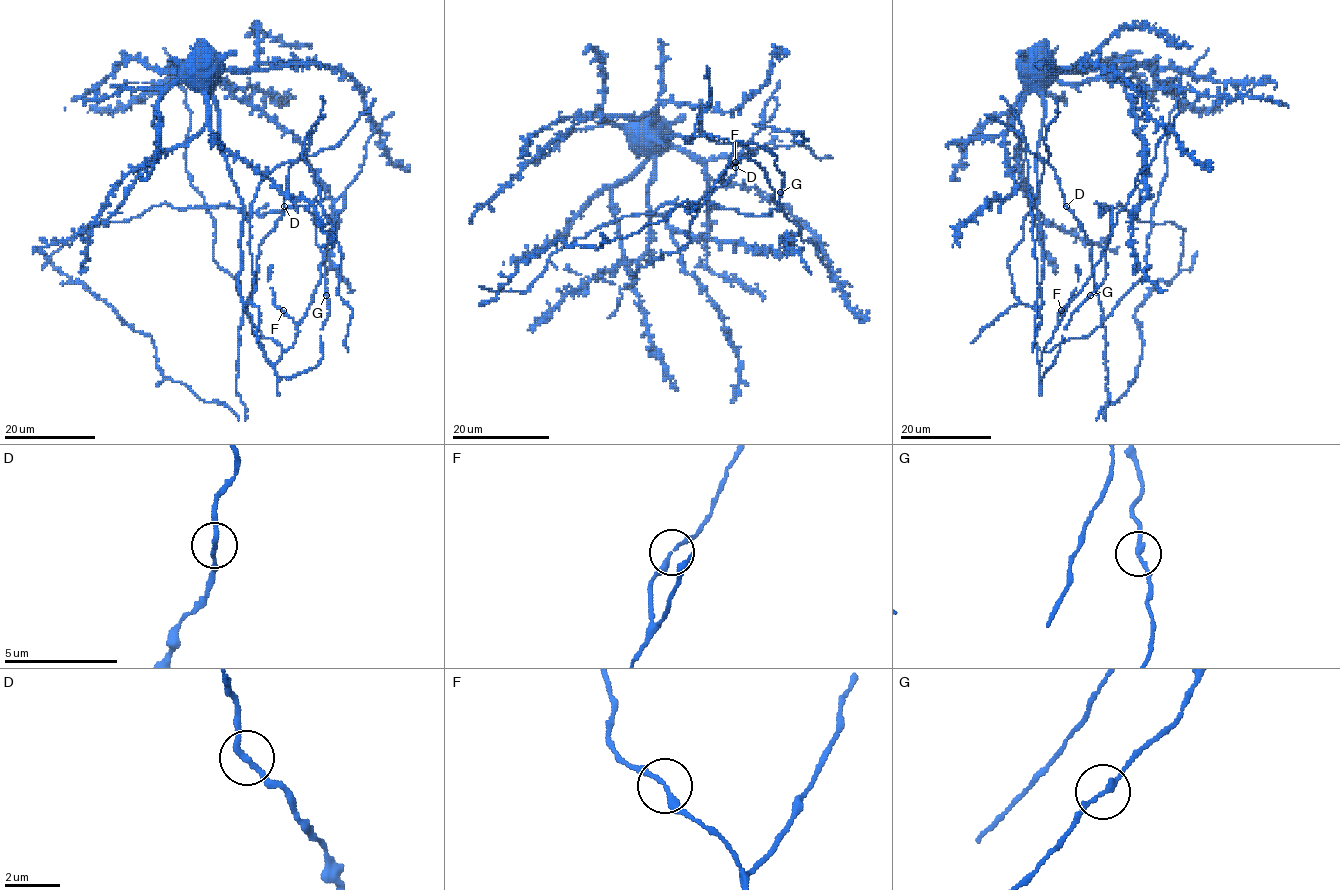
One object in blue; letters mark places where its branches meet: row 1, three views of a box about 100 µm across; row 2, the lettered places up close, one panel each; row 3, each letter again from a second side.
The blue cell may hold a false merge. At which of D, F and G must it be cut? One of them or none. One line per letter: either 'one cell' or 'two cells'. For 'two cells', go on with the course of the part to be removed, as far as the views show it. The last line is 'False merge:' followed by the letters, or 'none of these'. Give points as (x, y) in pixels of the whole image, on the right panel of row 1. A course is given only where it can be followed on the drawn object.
D: one cell
F: one cell
G: one cell
False merge: none of these

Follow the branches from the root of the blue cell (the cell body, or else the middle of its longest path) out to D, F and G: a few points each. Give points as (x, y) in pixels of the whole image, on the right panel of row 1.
D: (1043, 70), (1036, 162), (1043, 277), (1036, 303), (1026, 306), (1014, 293), (1008, 262), (1045, 162), (1066, 206)
F: (1043, 70), (1043, 126), (1036, 162), (1043, 260), (1035, 306), (1040, 364), (1061, 310)
G: (1043, 70), (1084, 61), (1114, 68), (1168, 127), (1116, 213), (1103, 251), (1106, 276), (1090, 295)

